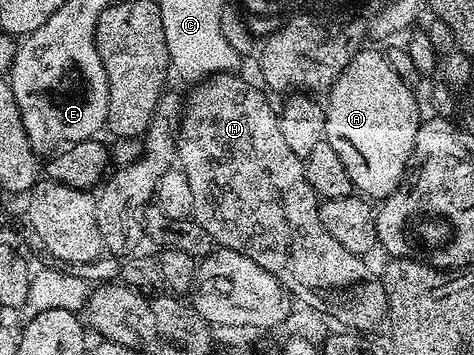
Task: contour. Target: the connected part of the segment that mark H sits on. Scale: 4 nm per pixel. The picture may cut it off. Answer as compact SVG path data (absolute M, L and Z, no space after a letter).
M221 73L217 77L198 82L192 88L195 90L189 95L186 94L185 97L183 117L179 121L177 134L177 165L183 170L185 179L189 179L189 188L193 190L193 219L201 227L205 227L205 231L209 231L209 235L213 235L216 246L241 251L241 255L253 259L253 263L257 263L257 267L265 267L265 271L269 271L269 275L276 277L291 292L292 298L298 304L300 301L301 304L308 305L311 309L324 309L329 316L336 317L343 324L341 326L352 325L350 328L355 331L377 328L379 324L384 324L387 315L387 296L383 290L382 280L377 276L376 270L374 273L363 262L366 260L360 254L345 251L345 247L341 247L341 243L337 243L337 239L333 239L333 235L329 235L329 231L325 231L325 223L321 223L319 214L320 198L316 197L313 187L309 187L309 179L305 179L304 158L293 155L293 150L285 143L285 135L281 135L276 106L271 106L269 99L271 97L259 85L260 90L239 76L235 73Z

